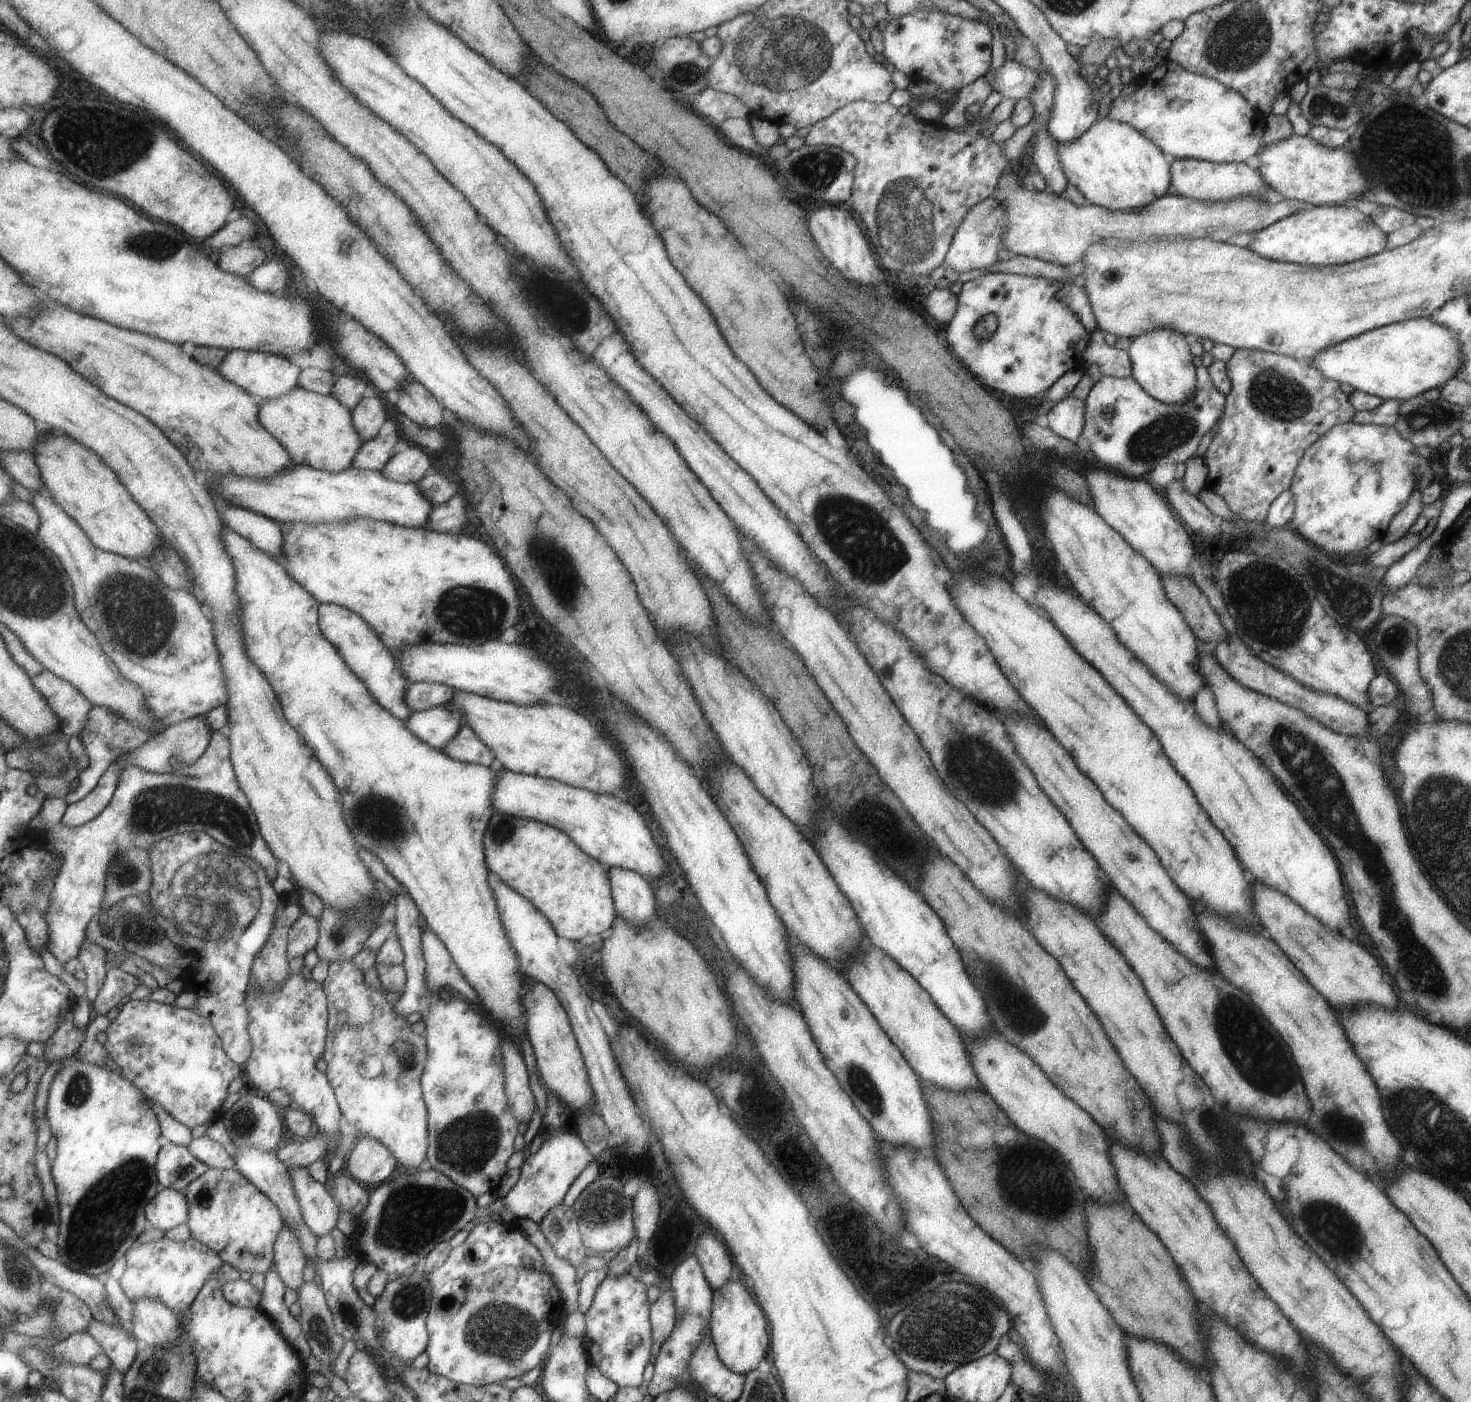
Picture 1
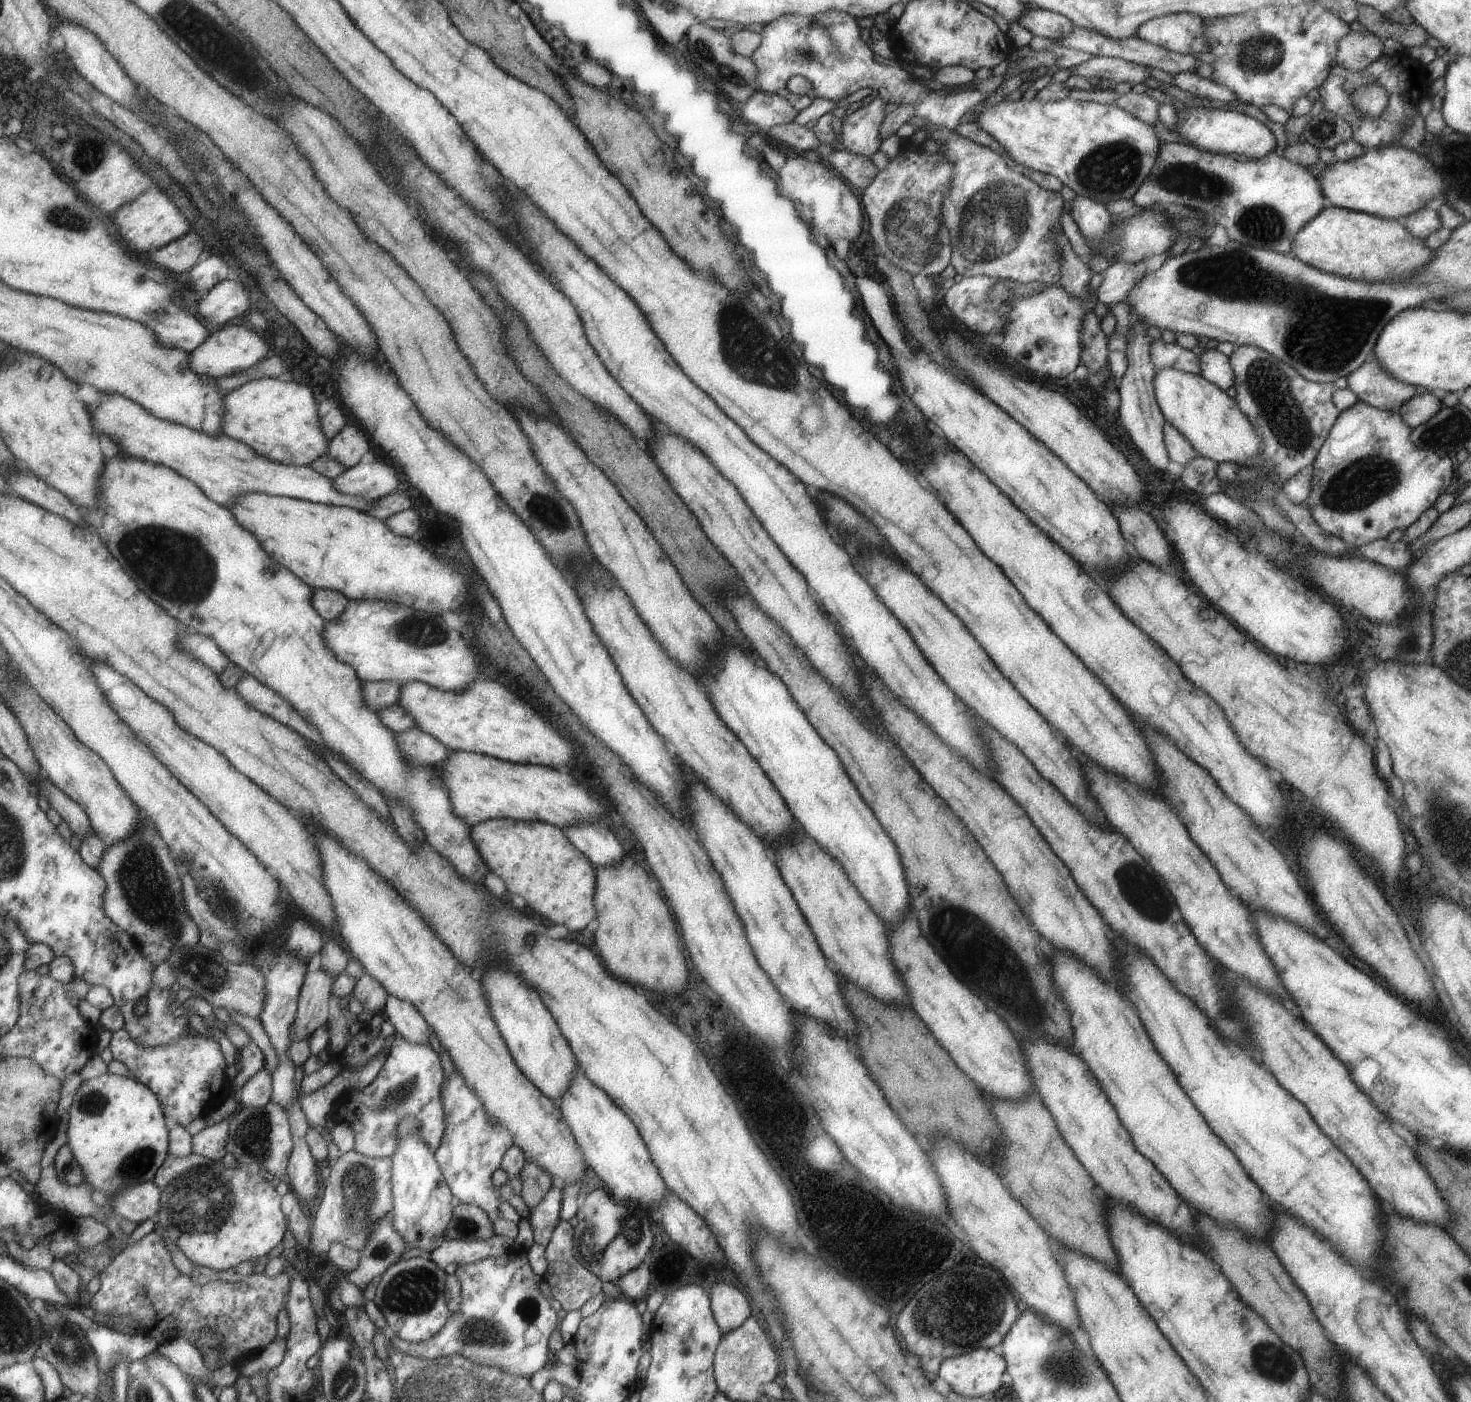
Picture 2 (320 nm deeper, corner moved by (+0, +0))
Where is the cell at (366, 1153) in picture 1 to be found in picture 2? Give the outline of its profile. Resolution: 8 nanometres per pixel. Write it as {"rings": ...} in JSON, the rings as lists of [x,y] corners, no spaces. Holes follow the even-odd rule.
{"rings":[[[356,1150],[342,1153],[336,1160],[329,1178],[324,1182],[324,1198],[313,1213],[310,1257],[314,1258],[314,1264],[327,1261],[327,1254],[336,1242],[363,1252],[378,1222],[393,1213],[393,1165],[392,1157],[373,1158]]]}

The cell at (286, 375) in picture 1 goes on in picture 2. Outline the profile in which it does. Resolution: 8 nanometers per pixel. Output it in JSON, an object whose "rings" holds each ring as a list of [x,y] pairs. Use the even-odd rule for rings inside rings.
{"rings":[[[224,326],[221,330],[211,333],[201,346],[190,354],[191,360],[193,360],[191,366],[201,376],[207,375],[218,379],[257,366],[260,360],[265,360],[267,352],[269,352],[269,344],[253,330],[249,330],[245,326]]]}

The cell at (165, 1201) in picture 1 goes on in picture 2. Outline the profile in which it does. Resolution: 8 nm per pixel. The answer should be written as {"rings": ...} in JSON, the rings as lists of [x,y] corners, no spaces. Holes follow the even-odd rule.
{"rings":[[[153,1181],[137,1183],[136,1186],[121,1189],[110,1202],[119,1218],[139,1224],[148,1218],[156,1218],[162,1205],[162,1192],[163,1189]]]}

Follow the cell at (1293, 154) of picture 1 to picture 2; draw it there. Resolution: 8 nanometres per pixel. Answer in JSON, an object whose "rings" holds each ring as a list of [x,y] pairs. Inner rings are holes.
{"rings":[[[1399,146],[1379,147],[1365,151],[1357,158],[1333,161],[1317,177],[1322,194],[1336,207],[1359,211],[1382,219],[1401,218],[1423,209],[1425,204],[1443,194],[1445,182],[1431,162],[1413,150]]]}

